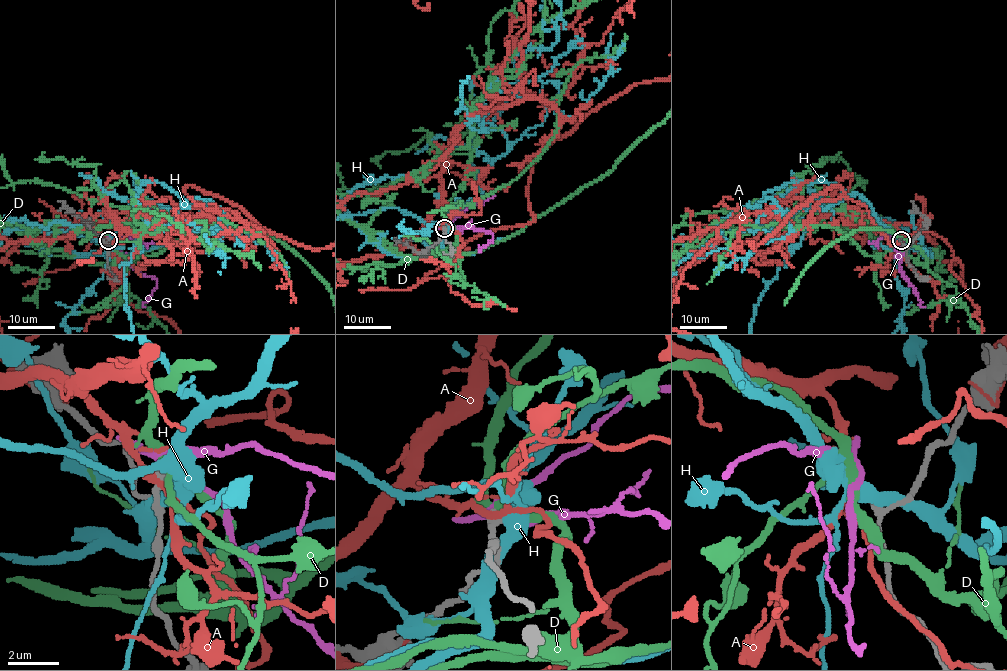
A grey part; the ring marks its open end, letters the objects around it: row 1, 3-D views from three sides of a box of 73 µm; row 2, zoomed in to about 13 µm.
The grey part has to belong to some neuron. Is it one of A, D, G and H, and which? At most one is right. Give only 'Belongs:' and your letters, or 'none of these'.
Belongs: none of these

